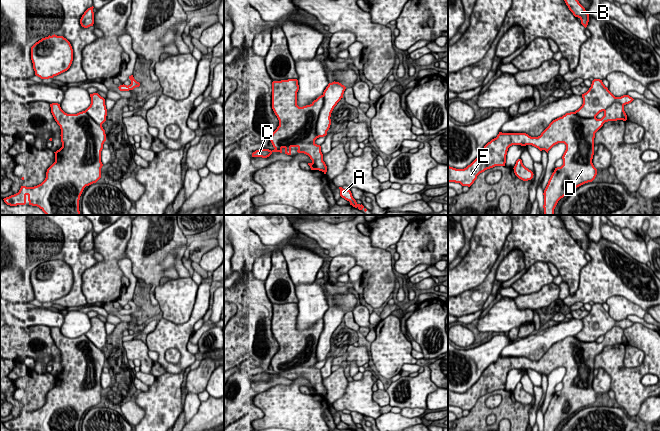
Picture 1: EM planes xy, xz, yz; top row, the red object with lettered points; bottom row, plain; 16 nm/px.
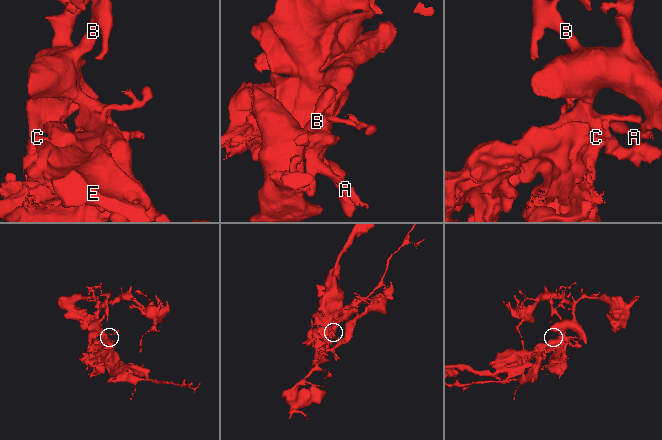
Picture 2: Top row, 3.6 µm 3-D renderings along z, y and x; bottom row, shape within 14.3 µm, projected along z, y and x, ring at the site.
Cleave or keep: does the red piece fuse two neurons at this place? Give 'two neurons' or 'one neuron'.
two neurons

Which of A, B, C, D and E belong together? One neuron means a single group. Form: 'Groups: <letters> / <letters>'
Groups: A B / C D E

